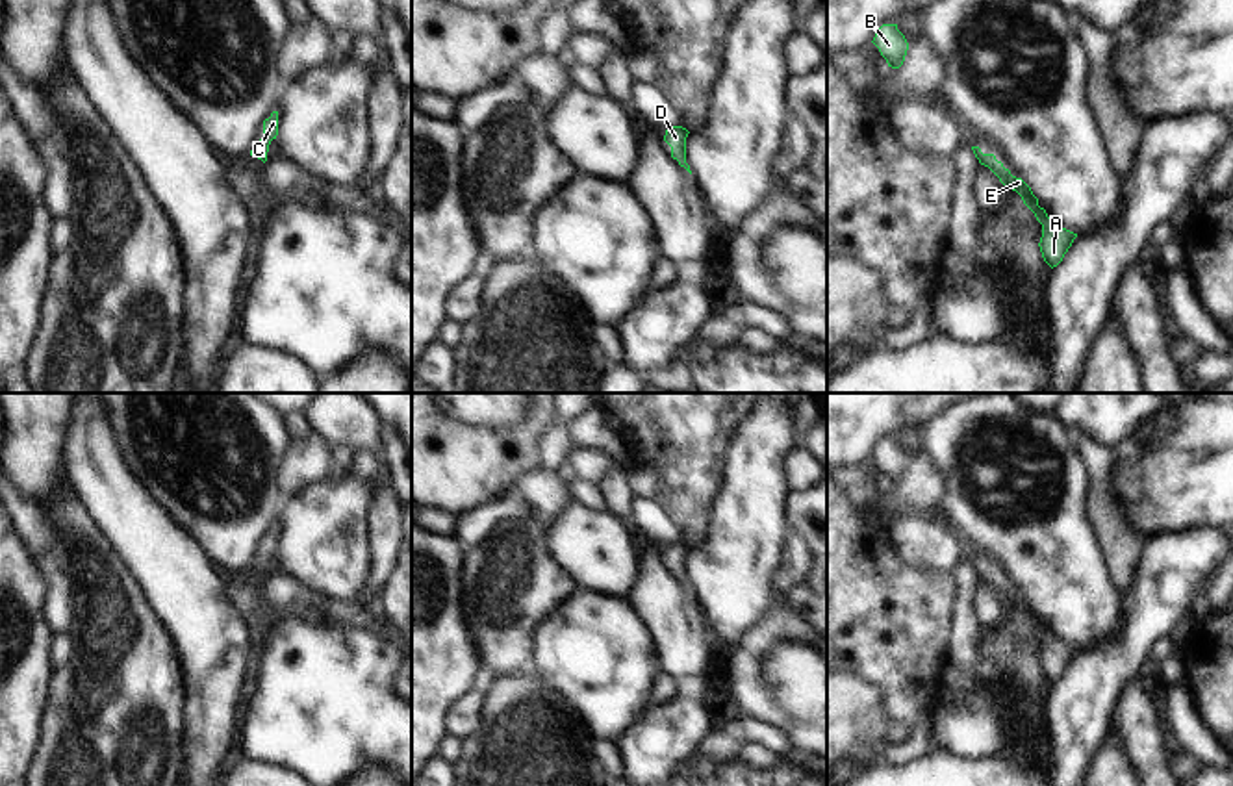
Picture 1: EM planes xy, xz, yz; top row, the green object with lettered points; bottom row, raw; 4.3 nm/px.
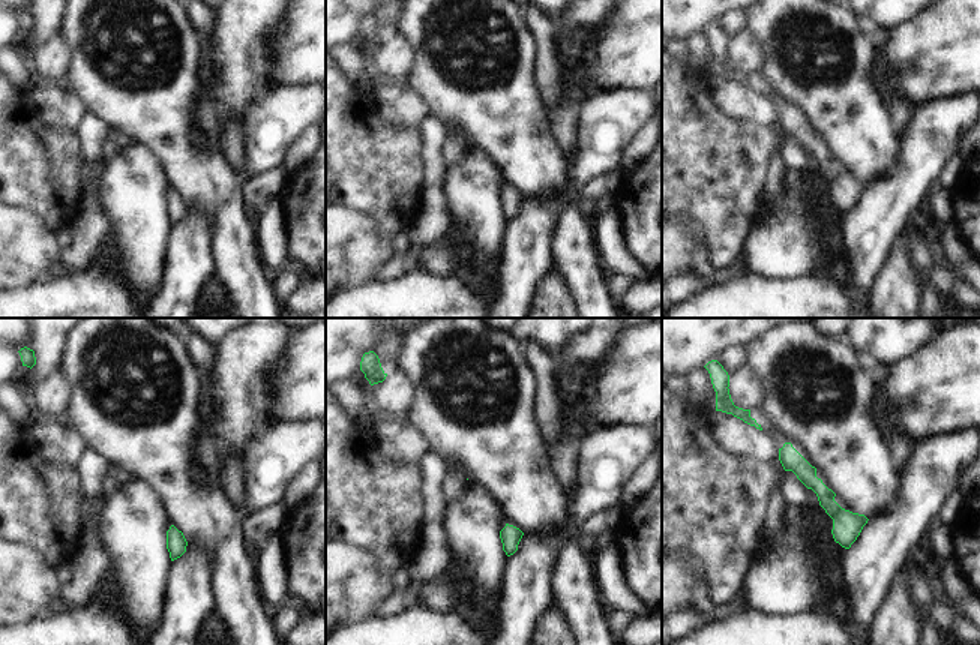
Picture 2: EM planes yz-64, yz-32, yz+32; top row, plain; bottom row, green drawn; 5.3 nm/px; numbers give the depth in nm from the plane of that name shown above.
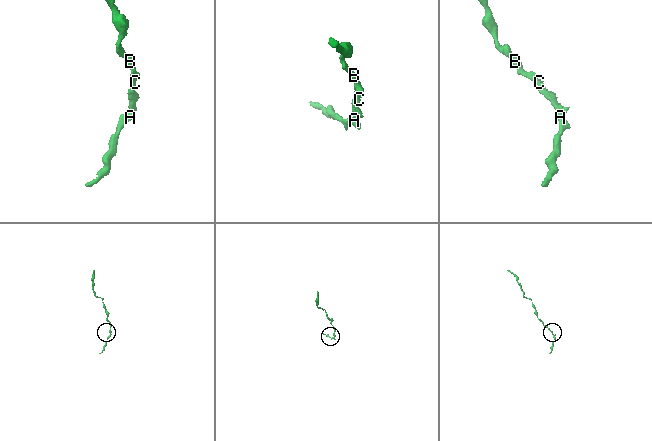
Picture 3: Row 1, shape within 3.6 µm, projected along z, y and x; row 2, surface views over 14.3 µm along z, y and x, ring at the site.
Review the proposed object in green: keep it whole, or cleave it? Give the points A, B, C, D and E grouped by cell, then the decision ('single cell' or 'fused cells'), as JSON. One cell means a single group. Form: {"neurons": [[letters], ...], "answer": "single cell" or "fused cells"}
{"neurons": [["A", "B", "C", "D", "E"]], "answer": "single cell"}

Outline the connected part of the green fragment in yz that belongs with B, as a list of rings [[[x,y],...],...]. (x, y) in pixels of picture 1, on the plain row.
[[[883,439],[871,458],[879,463],[888,482],[899,484],[903,480],[909,458],[897,439]]]

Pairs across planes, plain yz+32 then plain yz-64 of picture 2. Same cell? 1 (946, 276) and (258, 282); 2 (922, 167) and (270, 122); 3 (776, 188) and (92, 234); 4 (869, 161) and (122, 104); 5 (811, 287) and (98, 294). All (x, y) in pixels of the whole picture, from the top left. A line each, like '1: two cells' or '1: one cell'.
1: two cells
2: one cell
3: one cell
4: one cell
5: one cell

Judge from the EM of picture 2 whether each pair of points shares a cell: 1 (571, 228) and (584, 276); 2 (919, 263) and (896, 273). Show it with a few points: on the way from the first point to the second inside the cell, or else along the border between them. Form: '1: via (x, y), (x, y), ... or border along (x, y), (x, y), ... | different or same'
1: via (571, 240), (580, 264) | same
2: border along (904, 231), (908, 261), (920, 281), (920, 300) | different

